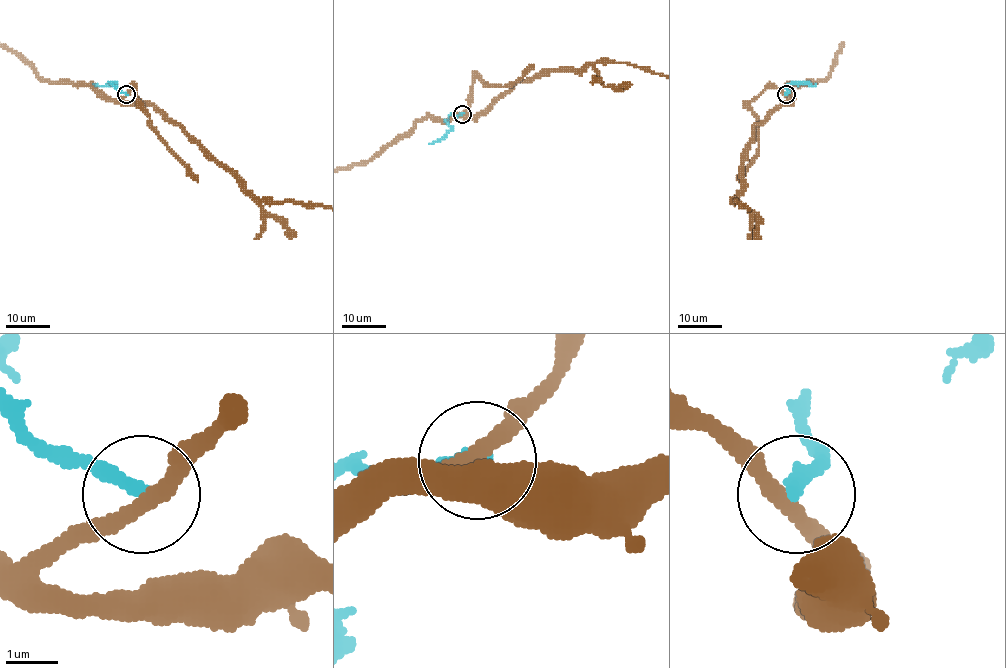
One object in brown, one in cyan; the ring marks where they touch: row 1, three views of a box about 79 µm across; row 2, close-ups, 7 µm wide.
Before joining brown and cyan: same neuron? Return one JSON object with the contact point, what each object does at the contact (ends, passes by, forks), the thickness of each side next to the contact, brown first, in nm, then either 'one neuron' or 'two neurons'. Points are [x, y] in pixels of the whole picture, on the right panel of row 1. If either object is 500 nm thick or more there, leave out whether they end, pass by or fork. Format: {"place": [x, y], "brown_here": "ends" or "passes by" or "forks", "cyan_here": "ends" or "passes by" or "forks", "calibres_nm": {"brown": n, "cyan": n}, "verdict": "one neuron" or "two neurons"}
{"place": [786, 94], "brown_here": "passes by", "cyan_here": "ends", "calibres_nm": {"brown": 300, "cyan": 320}, "verdict": "two neurons"}

